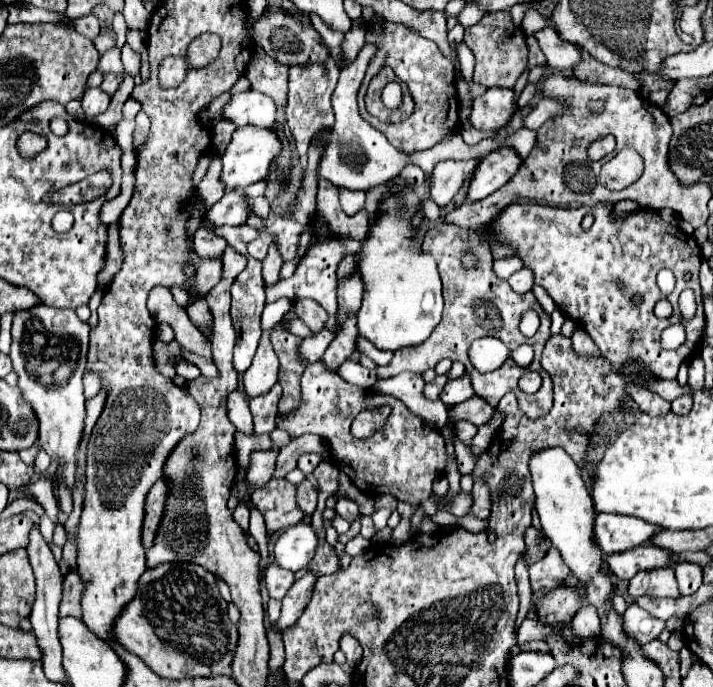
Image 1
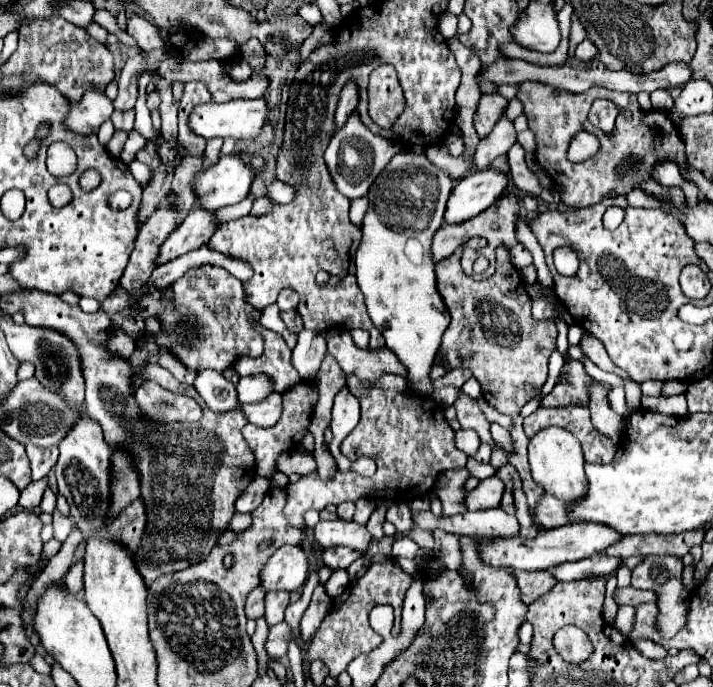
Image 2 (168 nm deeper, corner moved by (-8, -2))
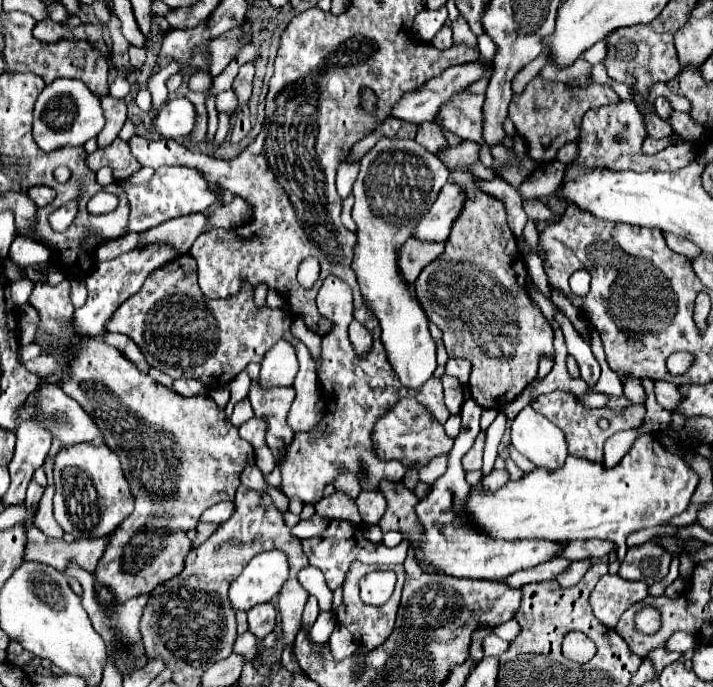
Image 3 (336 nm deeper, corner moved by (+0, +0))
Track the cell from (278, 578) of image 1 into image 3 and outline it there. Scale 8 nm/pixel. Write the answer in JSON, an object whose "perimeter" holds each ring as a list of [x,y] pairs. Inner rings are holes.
{"perimeter":[[[263,603],[255,605],[255,609],[249,609],[249,631],[257,637],[263,639],[267,633],[275,629],[277,623],[277,609],[273,603]]]}

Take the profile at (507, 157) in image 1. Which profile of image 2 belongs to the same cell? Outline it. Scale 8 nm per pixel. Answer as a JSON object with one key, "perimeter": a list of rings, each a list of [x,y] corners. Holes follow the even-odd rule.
{"perimeter":[[[493,169],[477,171],[461,179],[457,187],[451,191],[443,223],[459,225],[483,213],[489,205],[493,205],[497,197],[505,193],[507,183],[509,183],[509,177]]]}

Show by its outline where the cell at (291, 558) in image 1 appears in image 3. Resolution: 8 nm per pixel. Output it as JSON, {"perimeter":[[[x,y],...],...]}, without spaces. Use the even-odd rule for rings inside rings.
{"perimeter":[[[271,549],[259,553],[231,583],[229,599],[233,609],[247,611],[257,603],[271,601],[275,595],[279,595],[279,589],[285,585],[287,577],[289,563],[283,551]]]}

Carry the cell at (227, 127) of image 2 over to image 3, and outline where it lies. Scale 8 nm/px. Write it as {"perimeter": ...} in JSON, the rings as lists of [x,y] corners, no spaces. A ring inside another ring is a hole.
{"perimeter":[[[173,99],[163,105],[153,119],[153,129],[165,139],[179,139],[191,135],[197,121],[197,109],[189,99]]]}

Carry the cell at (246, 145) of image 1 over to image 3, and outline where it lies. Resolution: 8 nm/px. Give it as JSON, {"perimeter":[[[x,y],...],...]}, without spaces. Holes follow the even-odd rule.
{"perimeter":[[[181,165],[157,169],[155,175],[143,185],[129,185],[127,181],[119,181],[119,183],[123,185],[131,205],[129,231],[145,231],[173,217],[207,211],[217,201],[217,195],[219,195],[219,187],[213,183],[207,183],[207,179],[199,173],[199,169],[181,167]]]}

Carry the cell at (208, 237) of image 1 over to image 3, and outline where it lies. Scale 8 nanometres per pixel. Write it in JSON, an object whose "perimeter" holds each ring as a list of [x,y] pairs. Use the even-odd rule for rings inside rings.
{"perimeter":[[[179,255],[177,259],[169,261],[161,269],[155,269],[151,277],[143,283],[139,293],[131,295],[107,321],[109,333],[123,333],[129,335],[139,349],[143,351],[147,363],[173,379],[181,377],[201,377],[201,381],[215,389],[225,387],[237,373],[241,373],[249,363],[261,363],[265,353],[283,337],[283,333],[291,327],[293,317],[283,309],[259,309],[253,303],[251,286],[246,283],[244,299],[207,299],[197,283],[197,269],[195,259],[191,255]]]}

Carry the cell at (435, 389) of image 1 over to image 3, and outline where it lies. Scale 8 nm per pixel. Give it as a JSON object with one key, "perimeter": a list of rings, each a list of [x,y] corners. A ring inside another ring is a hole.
{"perimeter":[[[449,359],[445,365],[445,373],[457,377],[463,385],[467,385],[469,371],[471,371],[471,363],[467,359]]]}

